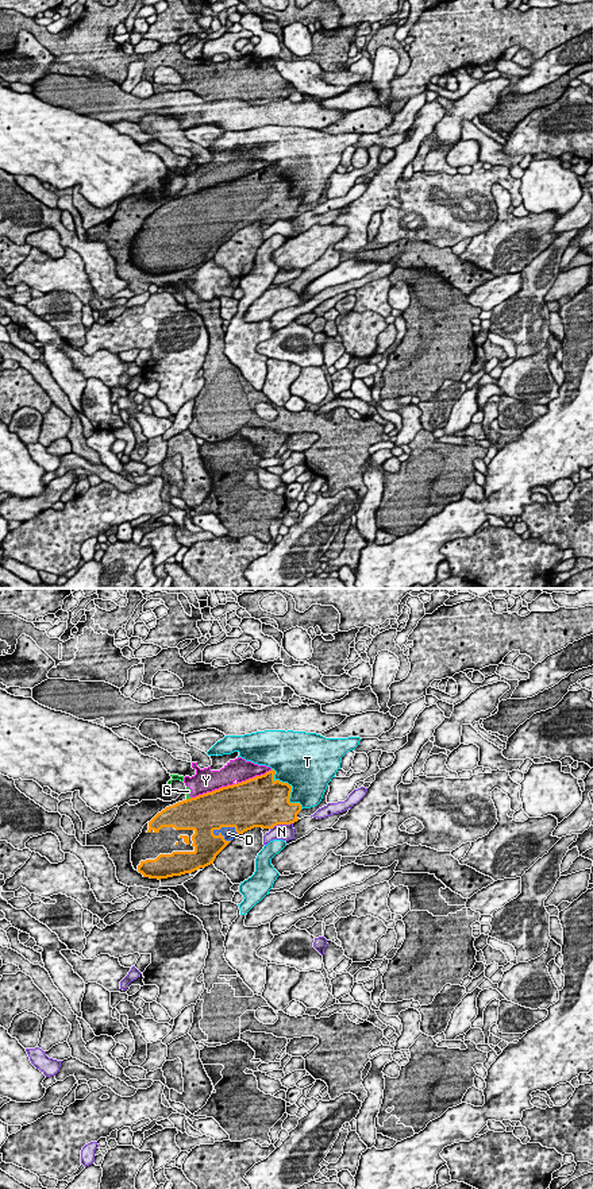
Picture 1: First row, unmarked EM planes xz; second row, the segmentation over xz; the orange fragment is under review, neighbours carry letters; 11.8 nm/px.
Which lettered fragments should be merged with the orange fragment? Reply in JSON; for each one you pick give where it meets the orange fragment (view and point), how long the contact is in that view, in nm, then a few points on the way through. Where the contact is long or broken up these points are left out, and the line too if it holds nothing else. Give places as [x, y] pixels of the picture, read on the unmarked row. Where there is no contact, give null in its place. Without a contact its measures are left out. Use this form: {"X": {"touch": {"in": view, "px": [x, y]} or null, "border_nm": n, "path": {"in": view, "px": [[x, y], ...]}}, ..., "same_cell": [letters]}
{"D": {"touch": {"in": "xz", "px": [226, 222]}, "border_nm": 320}, "same_cell": ["D"]}

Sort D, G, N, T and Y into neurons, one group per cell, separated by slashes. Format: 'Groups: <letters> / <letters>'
Groups: D / G Y / N / T

